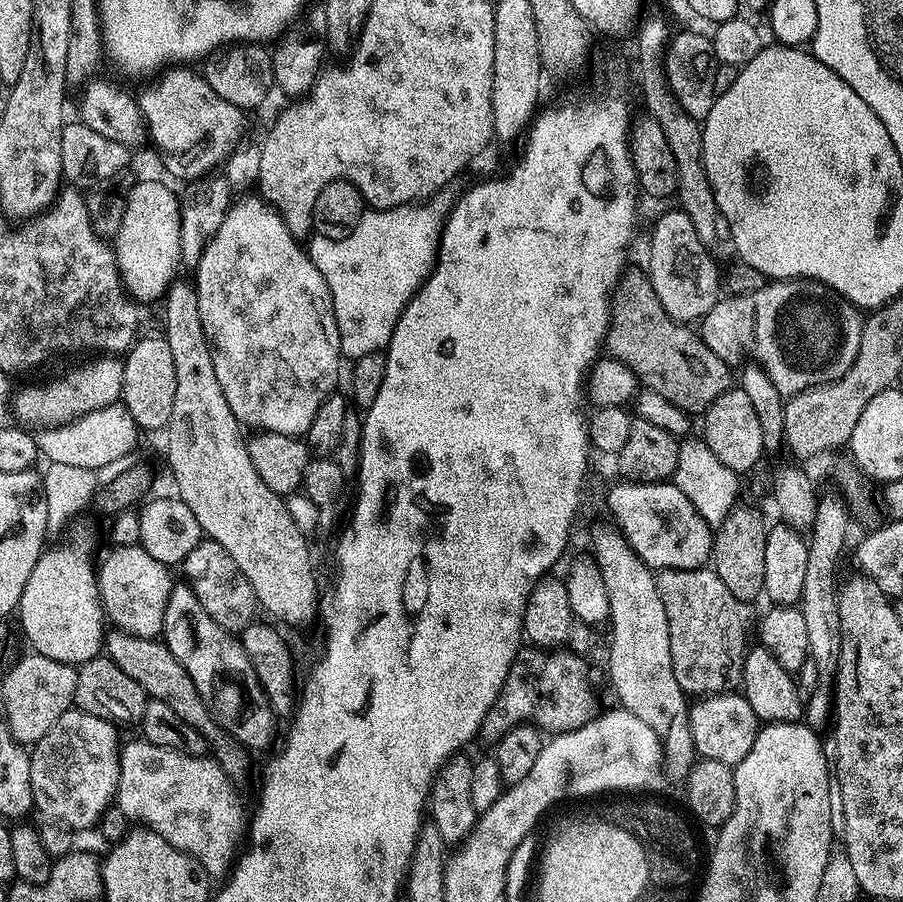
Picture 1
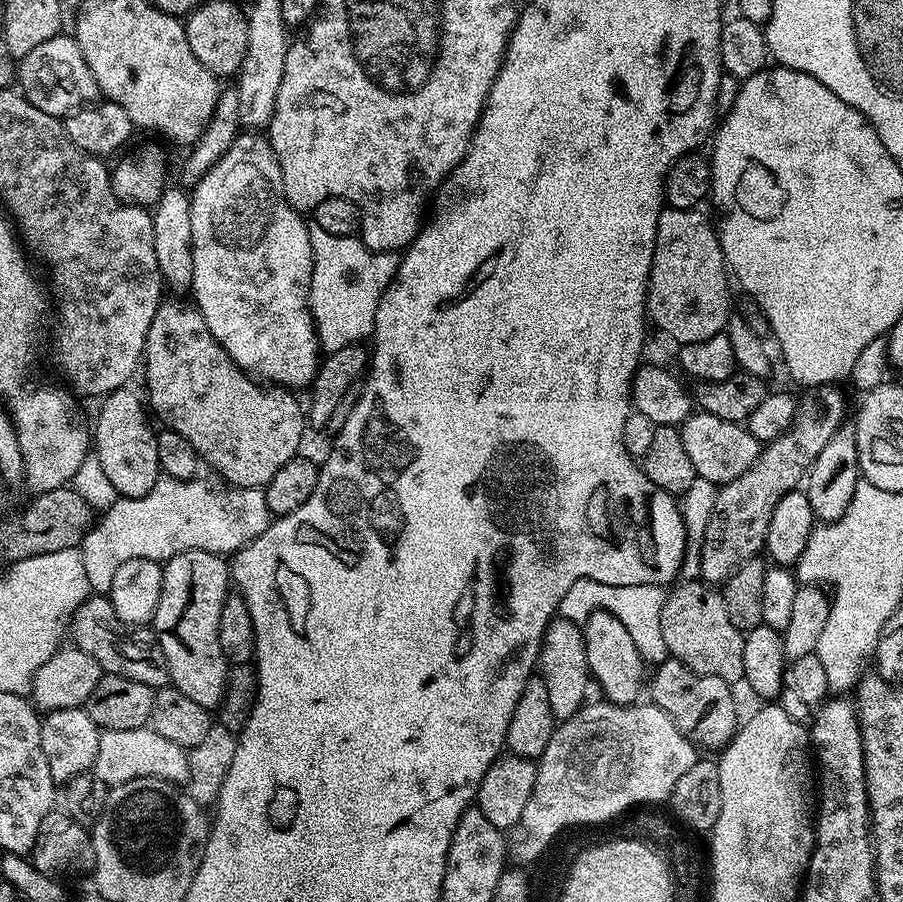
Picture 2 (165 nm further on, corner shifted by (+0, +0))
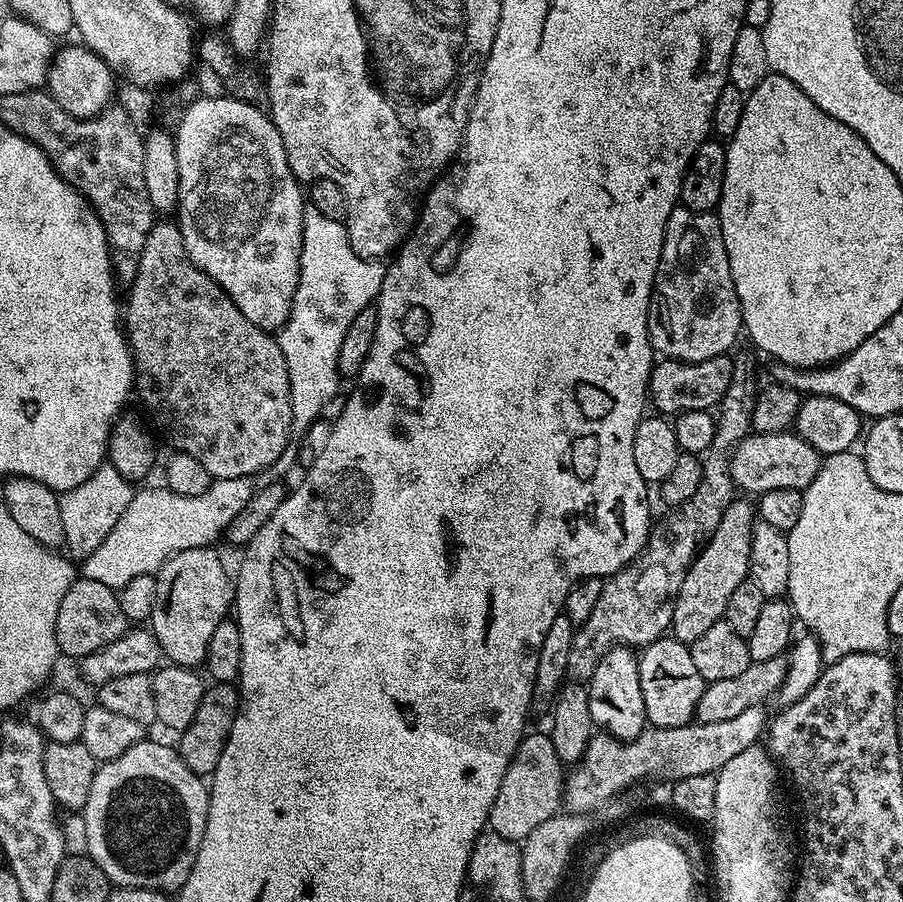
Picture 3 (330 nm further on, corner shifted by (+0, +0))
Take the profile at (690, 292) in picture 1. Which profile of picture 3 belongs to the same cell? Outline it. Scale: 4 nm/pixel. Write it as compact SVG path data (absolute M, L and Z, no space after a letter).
M677 206L666 222L666 234L662 242L662 254L658 262L658 270L652 287L652 304L648 307L648 337L652 339L652 347L661 357L670 360L685 360L686 362L702 362L715 356L724 356L737 347L736 339L742 336L742 321L740 318L740 303L734 290L734 278L730 274L730 258L726 254L726 242L722 242L720 217L712 212L695 212L683 206Z

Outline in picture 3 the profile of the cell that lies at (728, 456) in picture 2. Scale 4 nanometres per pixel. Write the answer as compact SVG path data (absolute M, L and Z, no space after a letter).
M795 431L756 432L745 437L737 445L731 455L729 472L735 487L741 493L763 494L772 490L801 491L810 486L820 470L821 461L820 452L814 450L810 442L797 436Z

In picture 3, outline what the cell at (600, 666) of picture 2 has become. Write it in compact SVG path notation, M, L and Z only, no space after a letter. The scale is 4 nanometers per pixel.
M617 646L605 654L591 676L587 677L592 723L601 733L610 735L615 740L633 740L646 727L646 702L642 702L639 669L637 653L627 646Z

